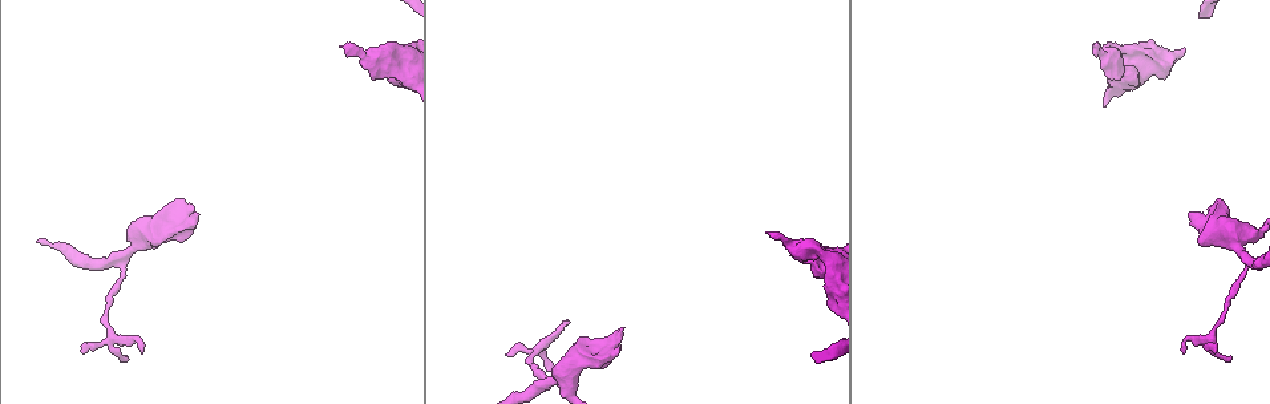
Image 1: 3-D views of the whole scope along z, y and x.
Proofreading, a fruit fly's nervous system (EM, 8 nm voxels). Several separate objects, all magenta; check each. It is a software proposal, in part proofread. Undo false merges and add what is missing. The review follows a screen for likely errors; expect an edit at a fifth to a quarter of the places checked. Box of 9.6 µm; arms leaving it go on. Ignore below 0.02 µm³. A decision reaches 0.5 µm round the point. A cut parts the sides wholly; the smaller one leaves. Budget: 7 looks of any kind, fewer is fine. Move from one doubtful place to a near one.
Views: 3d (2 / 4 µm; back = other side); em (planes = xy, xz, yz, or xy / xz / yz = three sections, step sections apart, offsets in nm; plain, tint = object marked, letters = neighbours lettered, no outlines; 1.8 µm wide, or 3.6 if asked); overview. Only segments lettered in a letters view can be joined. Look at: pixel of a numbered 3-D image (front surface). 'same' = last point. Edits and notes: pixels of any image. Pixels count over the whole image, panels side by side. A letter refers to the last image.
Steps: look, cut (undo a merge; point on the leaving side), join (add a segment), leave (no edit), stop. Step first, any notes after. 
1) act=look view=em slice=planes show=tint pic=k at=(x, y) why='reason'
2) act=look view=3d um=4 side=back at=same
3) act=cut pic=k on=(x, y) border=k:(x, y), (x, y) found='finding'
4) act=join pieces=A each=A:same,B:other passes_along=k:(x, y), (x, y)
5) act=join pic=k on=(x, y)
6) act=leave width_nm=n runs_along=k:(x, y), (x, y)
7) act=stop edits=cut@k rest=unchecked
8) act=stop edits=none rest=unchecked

act=look view=3d um=2 pic=1 at=(123, 360) why='an open end'

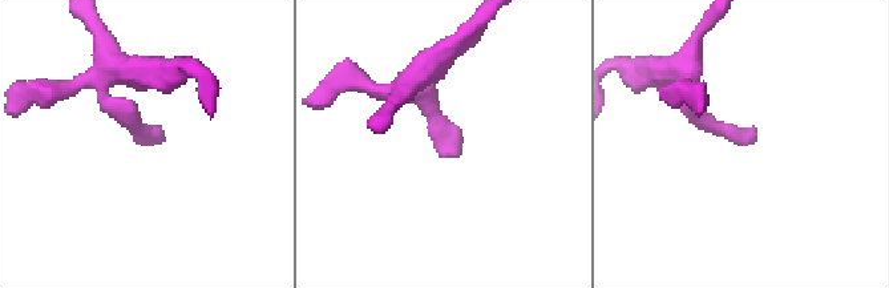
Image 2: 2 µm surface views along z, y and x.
act=look view=em slice=planes show=letters pic=2 at=(441, 157) why='shape alone is not enough'

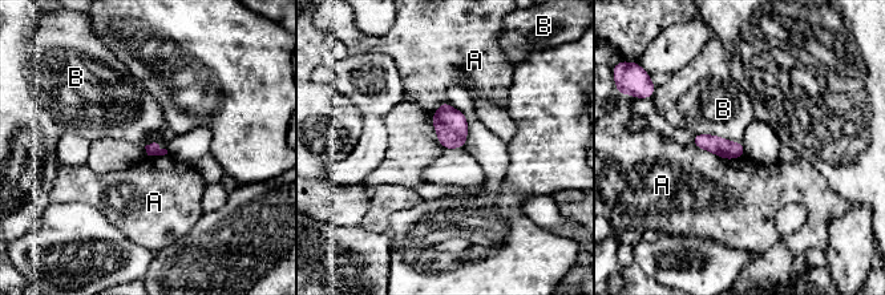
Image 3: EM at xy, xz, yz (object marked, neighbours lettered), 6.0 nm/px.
act=leave each=A:other,B:other border=3:(692, 132), (720, 136), (742, 142) found='no lettered segment goes on from it'

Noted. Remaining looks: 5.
act=look view=3d um=4 pic=1 at=(139, 242)

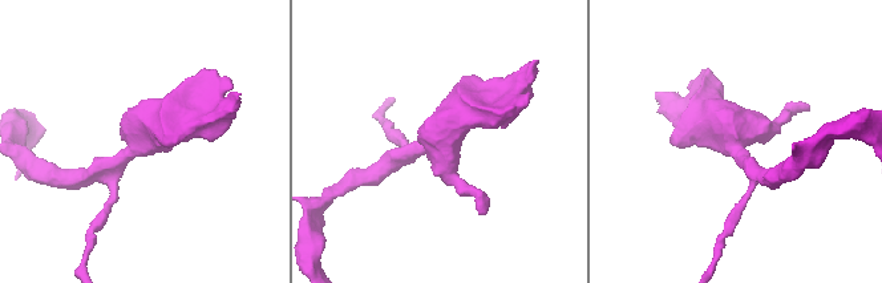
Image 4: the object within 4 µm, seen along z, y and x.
act=look view=em um=3.6 slice=planes show=tint pic=4 at=(139, 138)

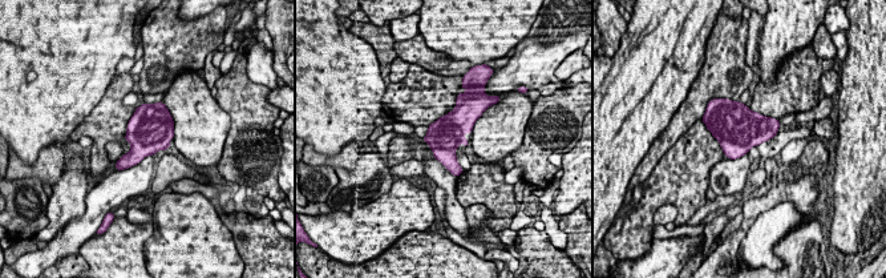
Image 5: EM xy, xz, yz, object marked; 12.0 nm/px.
act=look view=em um=3.6 slice=planes show=letters at=same

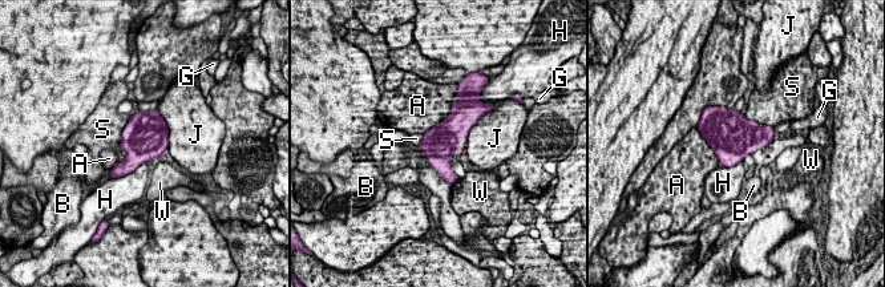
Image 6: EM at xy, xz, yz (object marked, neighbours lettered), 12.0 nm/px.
act=leave width_nm=440 each=A:other,B:other,G:other,H:other,J:other,S:other,W:other border=6:(146, 162), (122, 176), (110, 178) found='all the same neuron'

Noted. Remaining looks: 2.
act=look view=em slice=planes show=letters pic=1 at=(624, 327) why='free end'

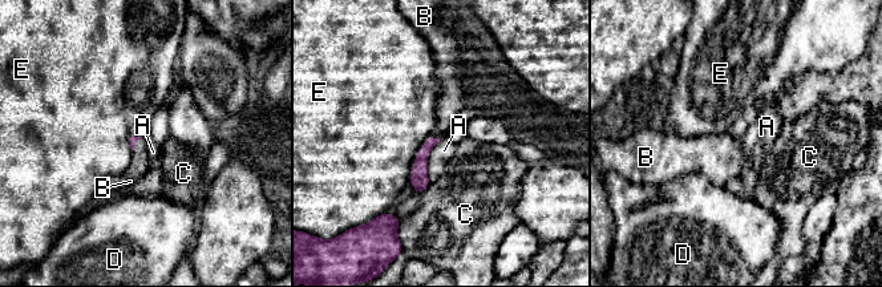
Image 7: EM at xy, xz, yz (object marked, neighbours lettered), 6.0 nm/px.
act=join pieces=B each=A:other,B:same,C:other,D:other,E:other passes_along=7:(419, 176), (435, 138), (450, 101) found='it goes on there'

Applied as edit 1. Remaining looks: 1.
act=stop edits=join@7 rest=unchecked

